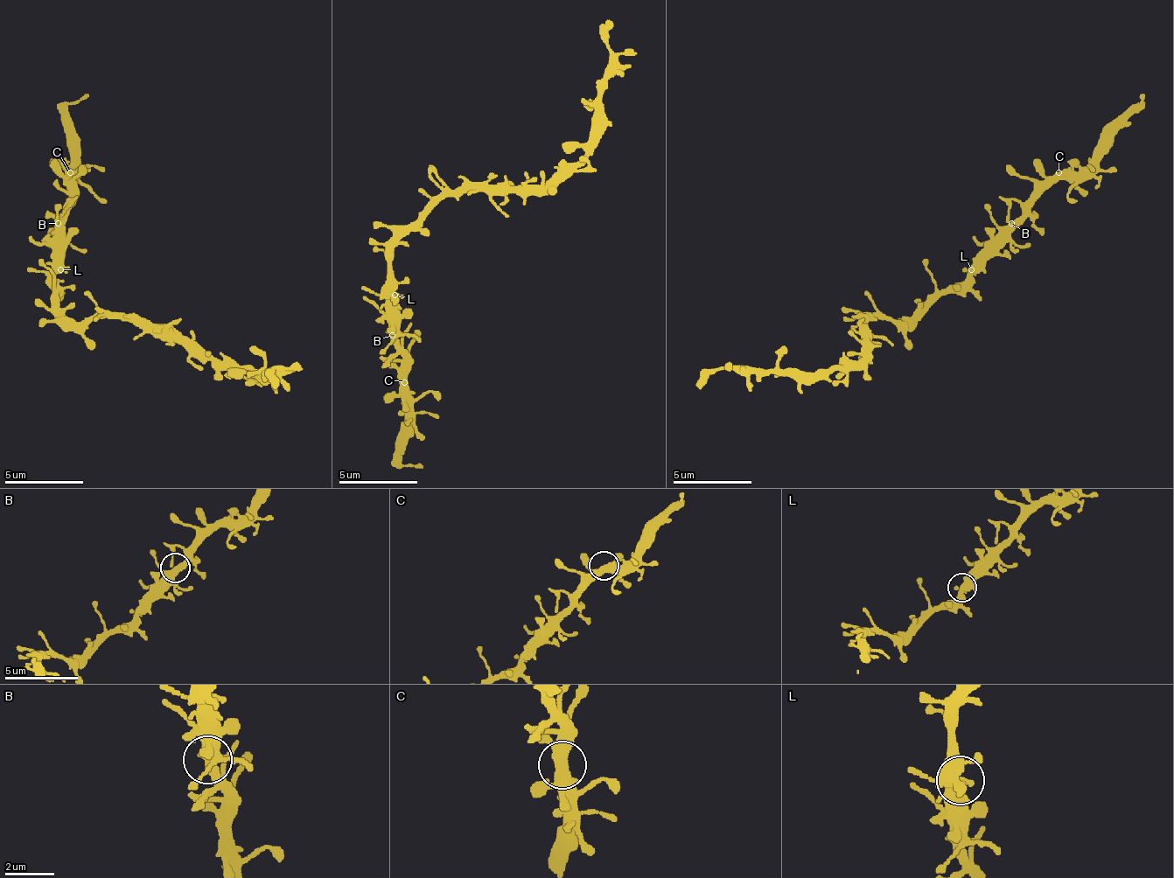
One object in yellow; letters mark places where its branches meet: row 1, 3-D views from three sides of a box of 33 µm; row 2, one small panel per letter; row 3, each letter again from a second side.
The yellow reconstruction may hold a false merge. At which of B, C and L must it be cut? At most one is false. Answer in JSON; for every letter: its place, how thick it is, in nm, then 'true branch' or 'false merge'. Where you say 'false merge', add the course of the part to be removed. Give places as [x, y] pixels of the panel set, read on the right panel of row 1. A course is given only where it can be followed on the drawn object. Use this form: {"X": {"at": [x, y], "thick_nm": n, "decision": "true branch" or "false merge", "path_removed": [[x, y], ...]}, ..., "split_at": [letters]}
{"B": {"at": [1011, 223], "thick_nm": 400, "decision": "true branch"}, "C": {"at": [1058, 172], "thick_nm": 420, "decision": "true branch"}, "L": {"at": [971, 269], "thick_nm": 420, "decision": "true branch"}, "split_at": []}

